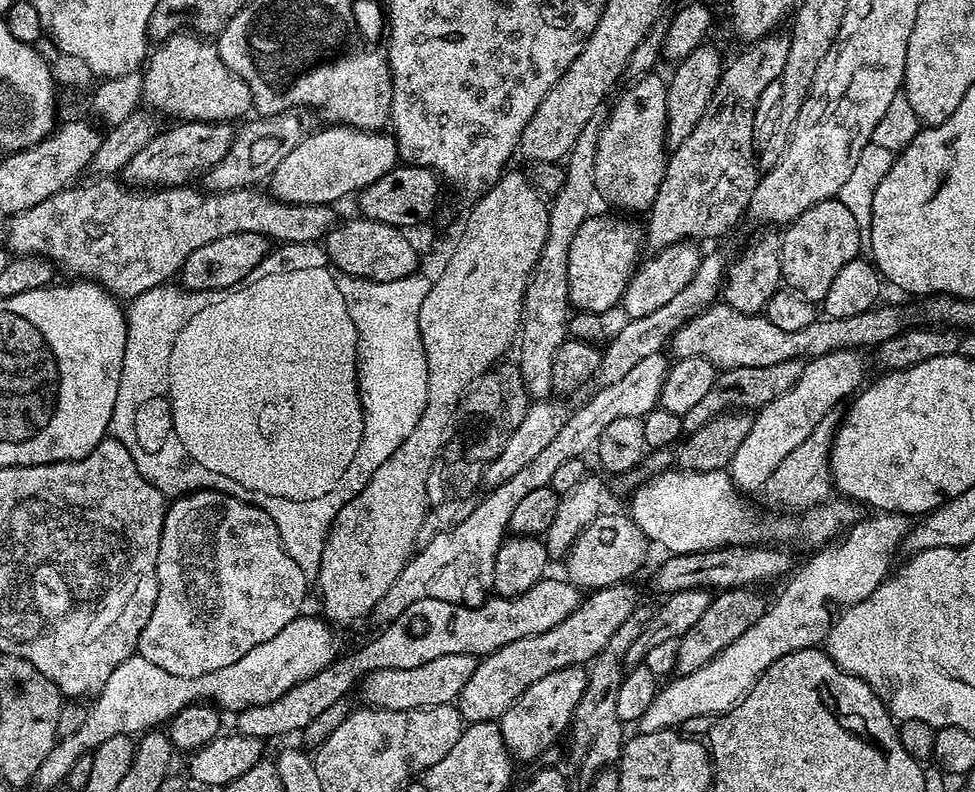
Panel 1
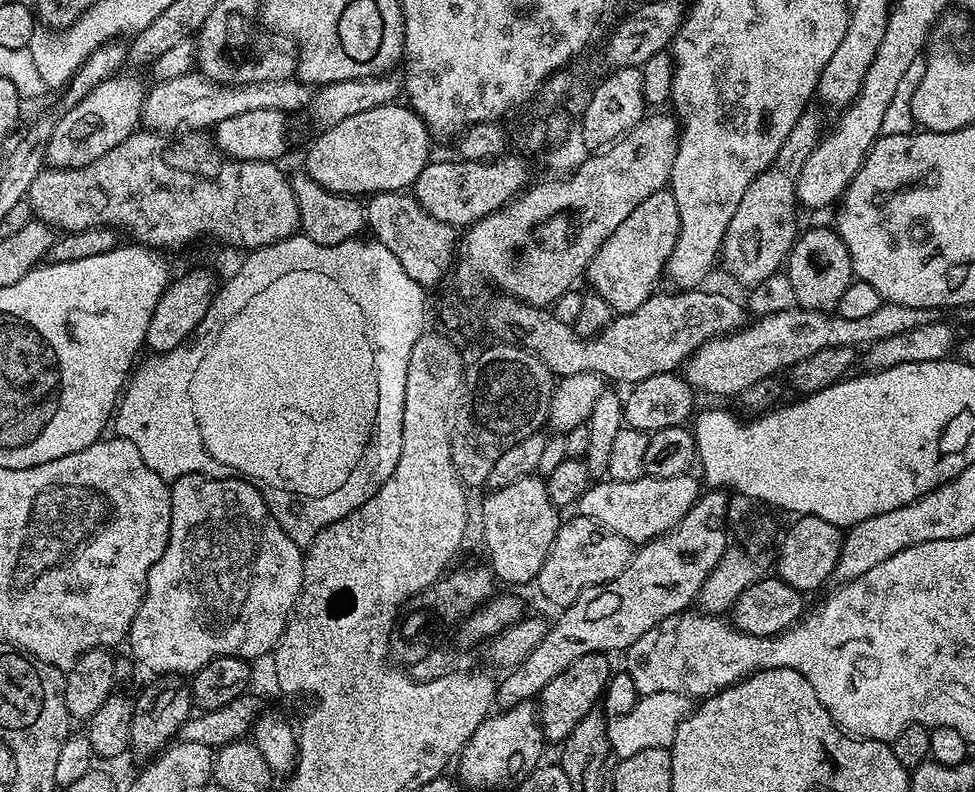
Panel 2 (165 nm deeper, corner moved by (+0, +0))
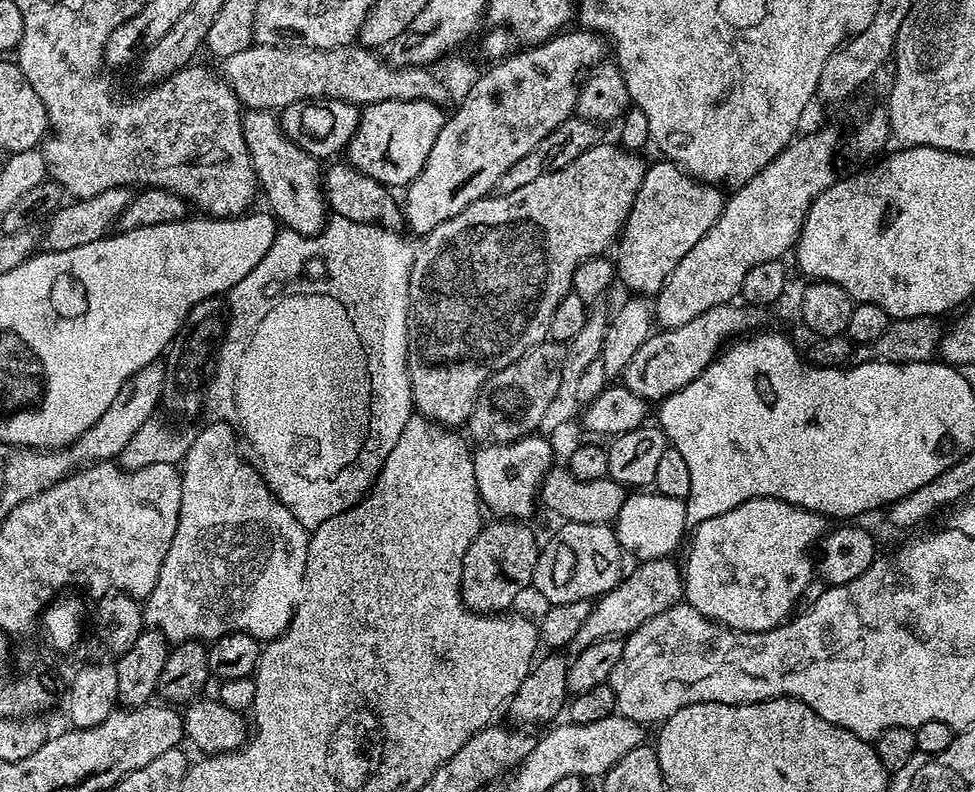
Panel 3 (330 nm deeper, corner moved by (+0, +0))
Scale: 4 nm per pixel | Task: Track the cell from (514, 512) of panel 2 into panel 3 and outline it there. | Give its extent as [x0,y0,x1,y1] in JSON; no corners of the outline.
[473,434,554,522]

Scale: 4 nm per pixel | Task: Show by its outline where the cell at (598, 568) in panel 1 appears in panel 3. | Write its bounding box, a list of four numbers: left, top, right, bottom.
[532,522,626,605]

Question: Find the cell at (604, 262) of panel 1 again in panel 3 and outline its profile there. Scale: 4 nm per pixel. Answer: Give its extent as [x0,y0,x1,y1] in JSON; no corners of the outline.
[615,158,725,297]

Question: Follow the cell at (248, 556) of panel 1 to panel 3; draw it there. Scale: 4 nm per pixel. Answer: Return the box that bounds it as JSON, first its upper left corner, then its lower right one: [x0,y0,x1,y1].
[142,422,310,644]

